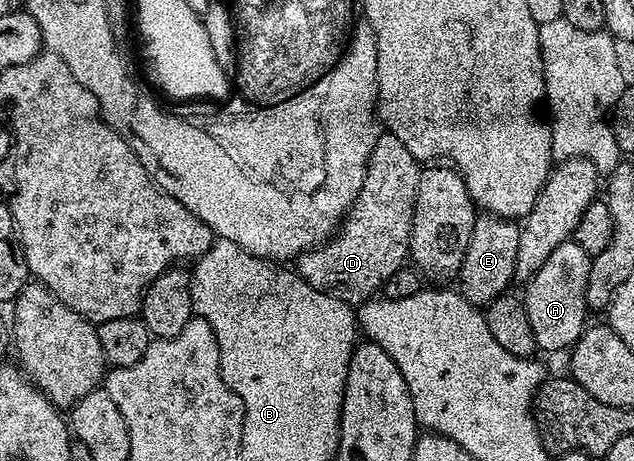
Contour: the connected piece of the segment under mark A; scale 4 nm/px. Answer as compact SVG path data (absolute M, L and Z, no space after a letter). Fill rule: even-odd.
M575 239L562 242L562 246L558 246L558 250L554 250L554 254L550 254L550 258L546 258L546 262L542 262L538 274L534 274L532 279L527 281L525 292L522 292L524 301L524 309L530 318L530 330L534 330L534 342L537 349L544 352L560 352L571 349L576 340L584 332L586 321L584 319L590 315L588 307L588 299L586 298L586 286L590 278L590 266L592 265L592 257L586 250L582 250L582 246L578 246Z

